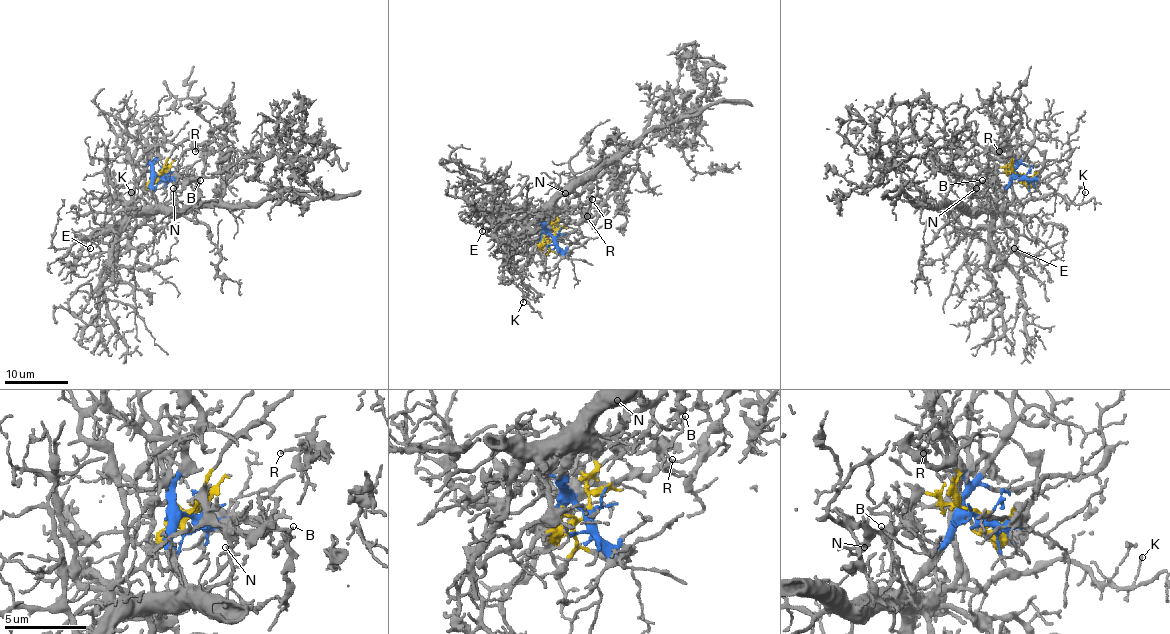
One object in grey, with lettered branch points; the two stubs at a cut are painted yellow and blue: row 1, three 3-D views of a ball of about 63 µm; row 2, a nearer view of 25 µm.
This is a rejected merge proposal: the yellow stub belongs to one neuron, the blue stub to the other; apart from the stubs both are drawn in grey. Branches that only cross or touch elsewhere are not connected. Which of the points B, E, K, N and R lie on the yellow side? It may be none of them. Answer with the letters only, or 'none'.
B, N, R

